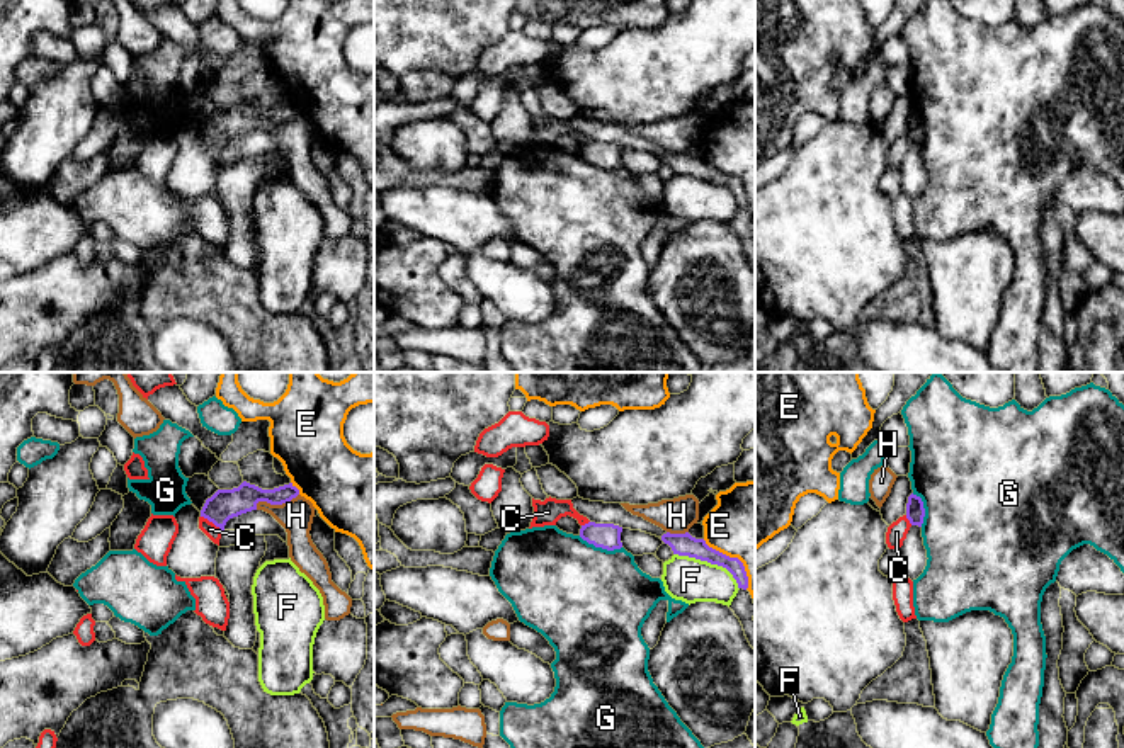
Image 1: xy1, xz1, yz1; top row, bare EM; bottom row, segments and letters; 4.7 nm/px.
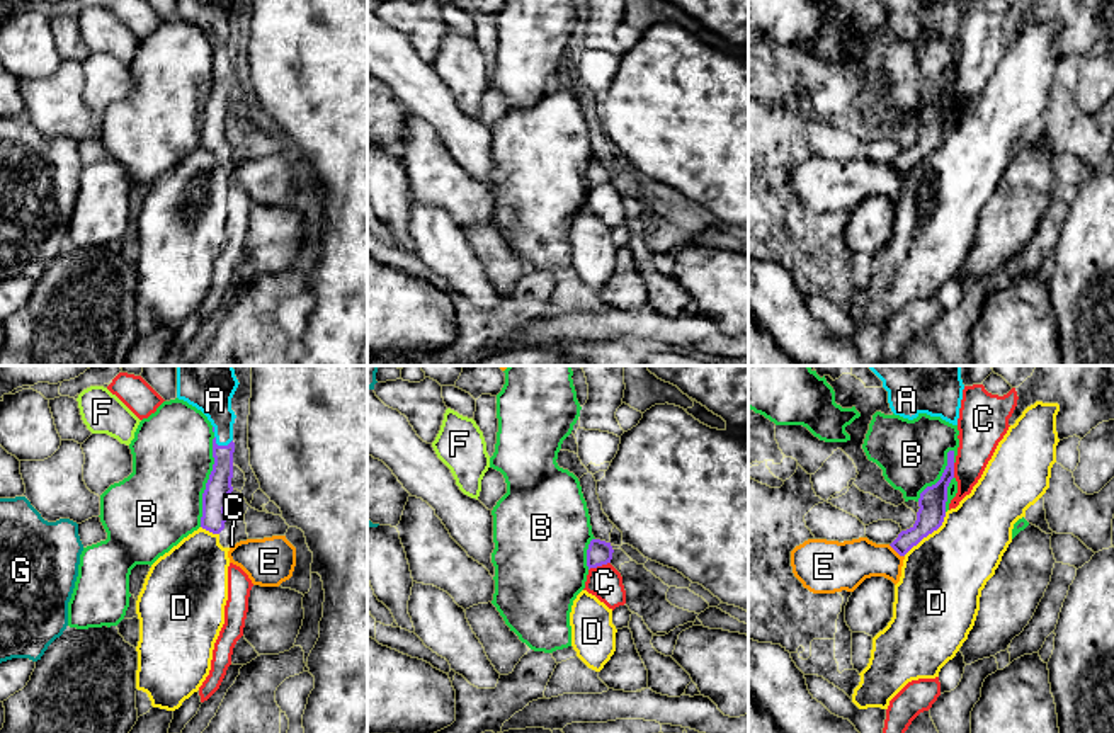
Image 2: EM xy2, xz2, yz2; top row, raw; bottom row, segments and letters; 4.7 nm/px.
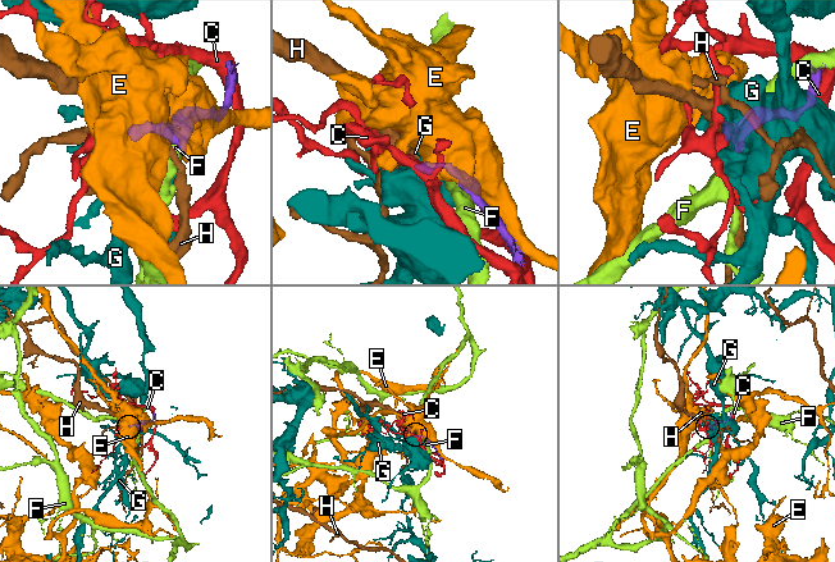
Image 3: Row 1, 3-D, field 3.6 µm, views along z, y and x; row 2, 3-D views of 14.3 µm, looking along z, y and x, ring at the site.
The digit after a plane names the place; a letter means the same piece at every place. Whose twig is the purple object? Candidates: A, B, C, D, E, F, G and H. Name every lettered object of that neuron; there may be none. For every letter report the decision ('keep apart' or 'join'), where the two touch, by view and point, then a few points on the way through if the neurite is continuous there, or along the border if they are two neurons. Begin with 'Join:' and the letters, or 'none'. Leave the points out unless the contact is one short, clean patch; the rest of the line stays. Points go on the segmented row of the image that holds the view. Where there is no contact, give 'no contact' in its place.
Join: A
A: join | xy2 (221, 446) | across xy2 (218, 487), (221, 446), (221, 415), (211, 395)
B: keep apart | xy2 (208, 482)
C: keep apart | xy1 (211, 521)
D: keep apart | yz2 (927, 534) | along yz2 (946, 512), (941, 524), (903, 555)
E: keep apart | xz1 (735, 558)
F: keep apart | xz1 (709, 561)
G: keep apart | xz1 (601, 546)
H: keep apart | xy1 (274, 504) | along xy1 (298, 493), (281, 504), (259, 502), (255, 509)

